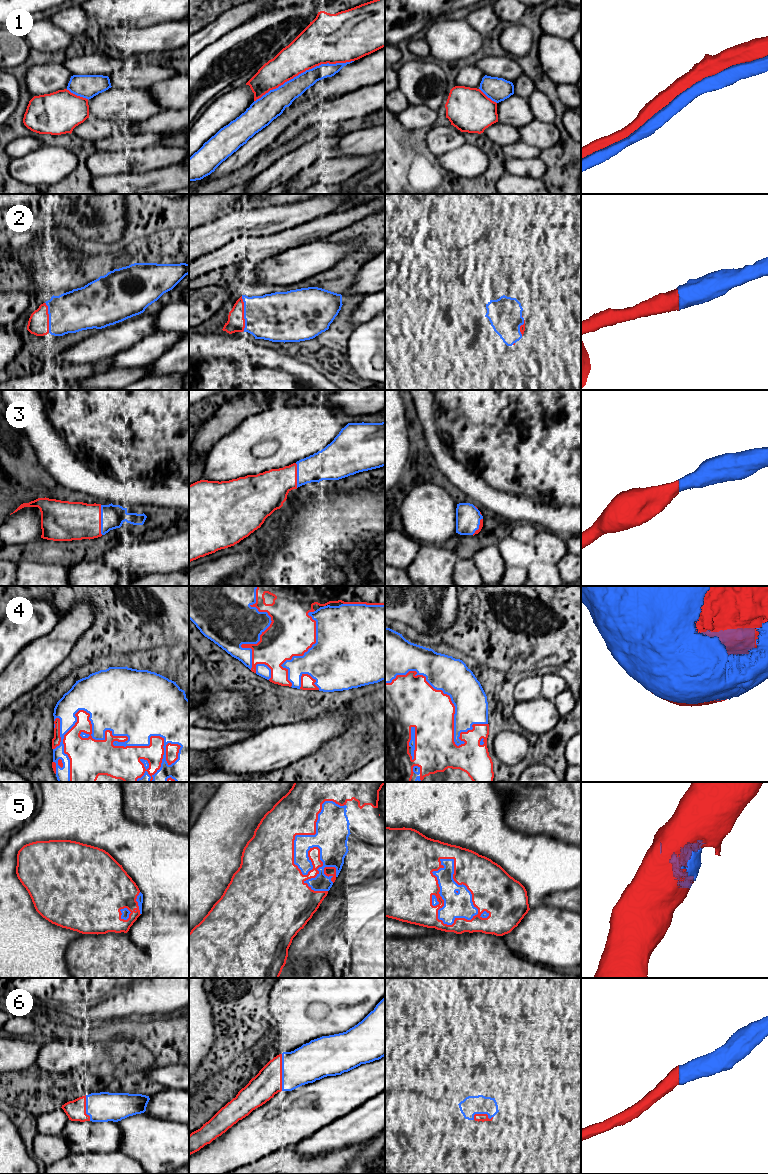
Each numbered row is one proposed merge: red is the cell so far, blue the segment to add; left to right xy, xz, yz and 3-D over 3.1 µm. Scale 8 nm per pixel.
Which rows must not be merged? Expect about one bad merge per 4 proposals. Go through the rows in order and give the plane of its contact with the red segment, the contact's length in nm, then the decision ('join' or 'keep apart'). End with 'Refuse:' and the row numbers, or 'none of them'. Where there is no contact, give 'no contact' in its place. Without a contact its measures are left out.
1: xz | 850 nm | keep apart
2: xz | 280 nm | join
3: xy | 240 nm | join
4: xy | 1050 nm | join
5: xz | 750 nm | join
6: xz | 300 nm | join
Refuse: 1

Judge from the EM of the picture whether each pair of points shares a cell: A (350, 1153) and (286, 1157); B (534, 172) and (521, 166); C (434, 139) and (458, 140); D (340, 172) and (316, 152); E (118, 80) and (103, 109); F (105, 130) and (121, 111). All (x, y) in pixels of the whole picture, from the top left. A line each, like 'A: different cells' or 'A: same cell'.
A: same cell
B: same cell
C: same cell
D: different cells
E: different cells
F: different cells

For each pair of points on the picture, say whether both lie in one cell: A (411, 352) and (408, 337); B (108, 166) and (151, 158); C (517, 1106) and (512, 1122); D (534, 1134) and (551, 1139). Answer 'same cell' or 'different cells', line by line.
A: same cell
B: same cell
C: different cells
D: different cells

